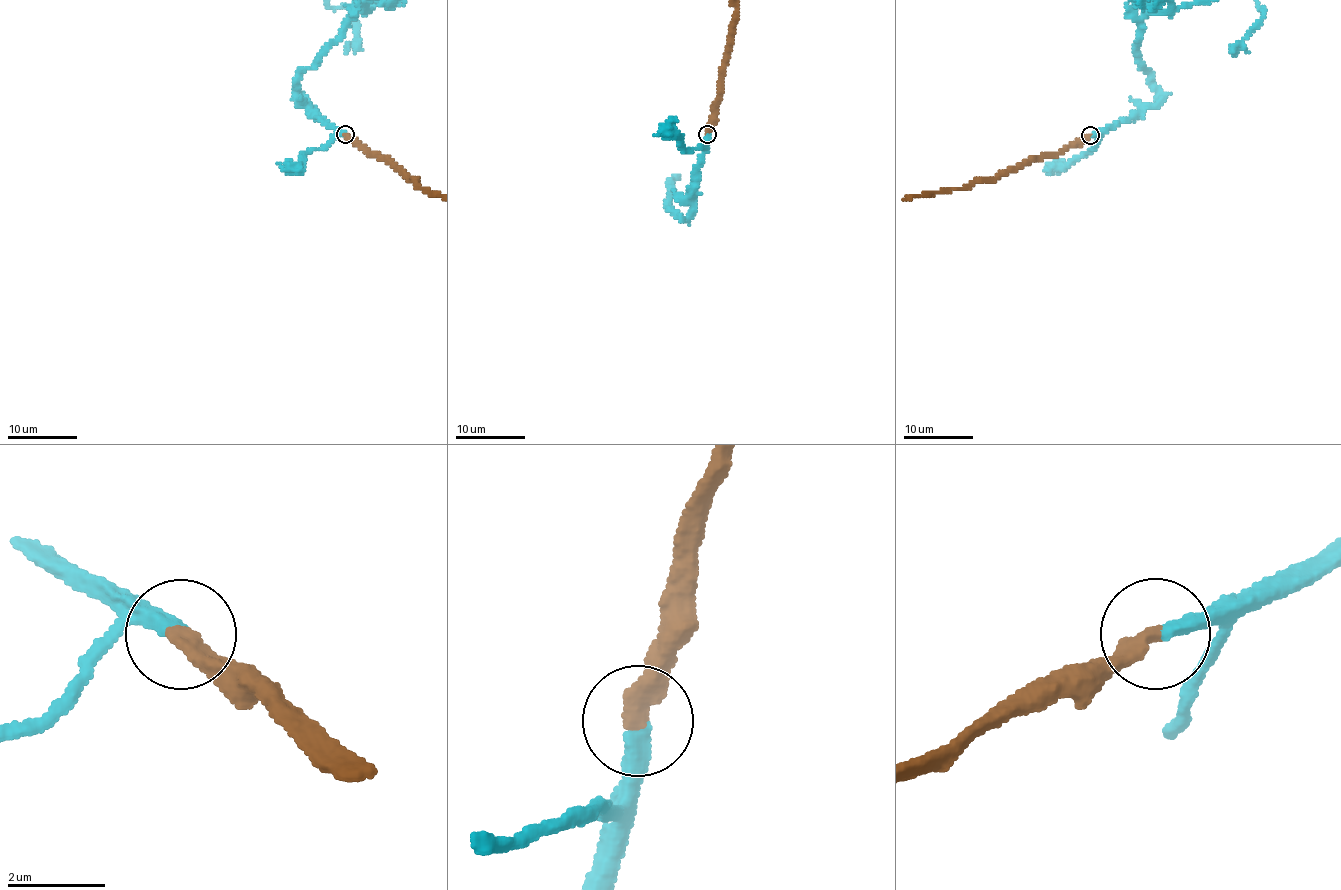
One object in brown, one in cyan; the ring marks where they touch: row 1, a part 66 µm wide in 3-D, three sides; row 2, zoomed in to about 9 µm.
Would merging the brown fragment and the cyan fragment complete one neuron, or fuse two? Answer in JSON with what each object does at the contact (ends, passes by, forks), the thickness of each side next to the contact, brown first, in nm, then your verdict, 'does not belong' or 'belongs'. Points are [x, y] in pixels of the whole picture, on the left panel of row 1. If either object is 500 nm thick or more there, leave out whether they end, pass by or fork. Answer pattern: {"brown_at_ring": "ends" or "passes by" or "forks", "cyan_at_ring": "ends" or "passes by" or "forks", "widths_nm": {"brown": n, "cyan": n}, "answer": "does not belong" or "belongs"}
{"brown_at_ring": "ends", "cyan_at_ring": "ends", "widths_nm": {"brown": 400, "cyan": 320}, "answer": "belongs"}

